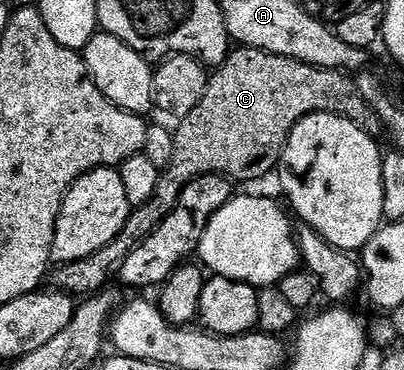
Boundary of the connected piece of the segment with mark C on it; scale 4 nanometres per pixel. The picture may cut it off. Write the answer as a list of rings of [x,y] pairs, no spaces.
[[[257,48],[232,49],[222,66],[208,77],[201,104],[174,127],[173,160],[160,173],[148,202],[134,207],[125,228],[105,248],[85,260],[56,265],[49,274],[49,286],[72,296],[98,294],[118,271],[119,265],[169,216],[185,184],[206,174],[222,174],[236,183],[263,178],[278,167],[287,138],[303,118],[311,114],[336,114],[361,128],[370,138],[384,133],[383,122],[361,96],[350,73],[317,68],[301,60],[270,54]]]

